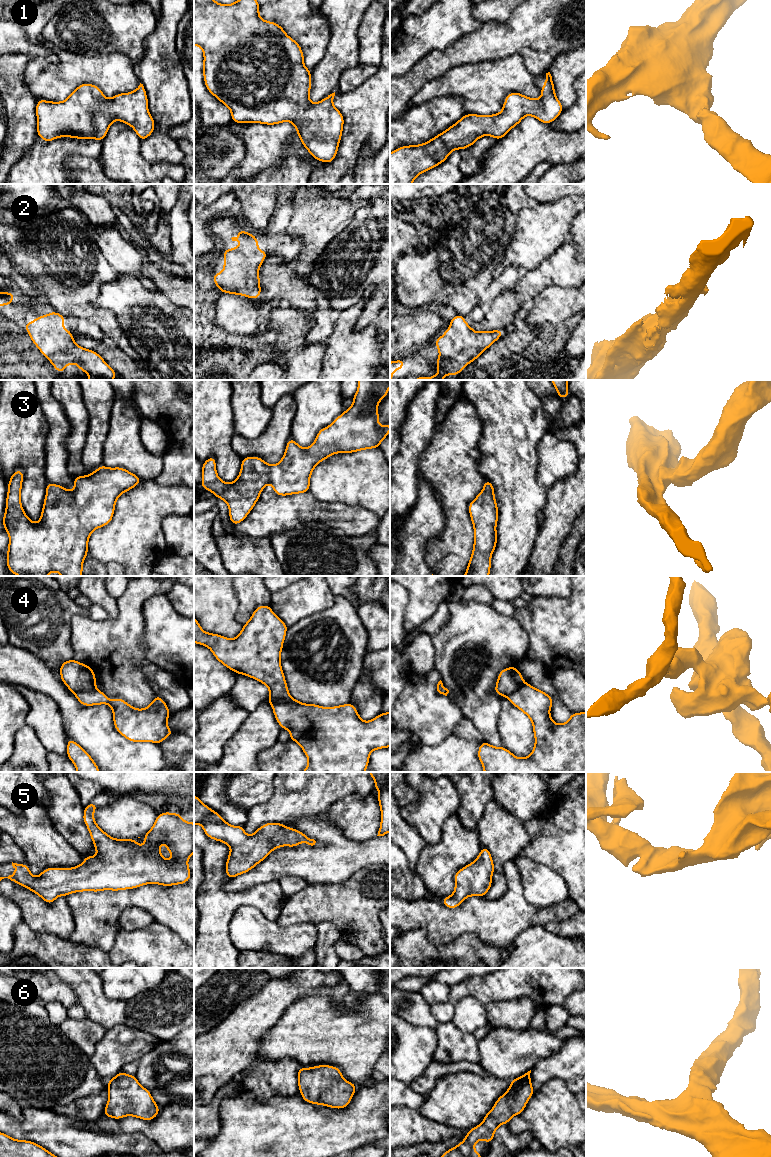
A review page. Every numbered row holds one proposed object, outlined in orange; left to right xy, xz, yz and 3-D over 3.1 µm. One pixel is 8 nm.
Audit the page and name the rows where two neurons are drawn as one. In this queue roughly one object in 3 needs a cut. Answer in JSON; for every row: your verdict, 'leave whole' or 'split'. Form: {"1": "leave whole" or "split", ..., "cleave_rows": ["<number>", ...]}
{"1": "leave whole", "2": "leave whole", "3": "leave whole", "4": "split", "5": "leave whole", "6": "leave whole", "cleave_rows": ["4"]}

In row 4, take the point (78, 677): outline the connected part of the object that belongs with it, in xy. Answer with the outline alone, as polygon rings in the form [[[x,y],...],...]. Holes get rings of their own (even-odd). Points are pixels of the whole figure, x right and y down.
[[[75,659],[67,660],[60,665],[60,677],[74,694],[96,688],[96,676],[92,668]]]

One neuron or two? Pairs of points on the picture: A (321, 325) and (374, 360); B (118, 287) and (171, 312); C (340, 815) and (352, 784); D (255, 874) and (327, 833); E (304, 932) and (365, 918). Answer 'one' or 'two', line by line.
A: two
B: one
C: two
D: one
E: two

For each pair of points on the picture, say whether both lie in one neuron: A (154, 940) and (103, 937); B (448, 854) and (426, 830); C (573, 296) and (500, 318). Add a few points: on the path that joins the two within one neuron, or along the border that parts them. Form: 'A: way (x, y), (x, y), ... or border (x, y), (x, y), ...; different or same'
A: border (120, 928), (113, 946), (108, 951); different
B: border (445, 821), (440, 839), (436, 843), (426, 844); different
C: border (546, 287), (528, 303); different

